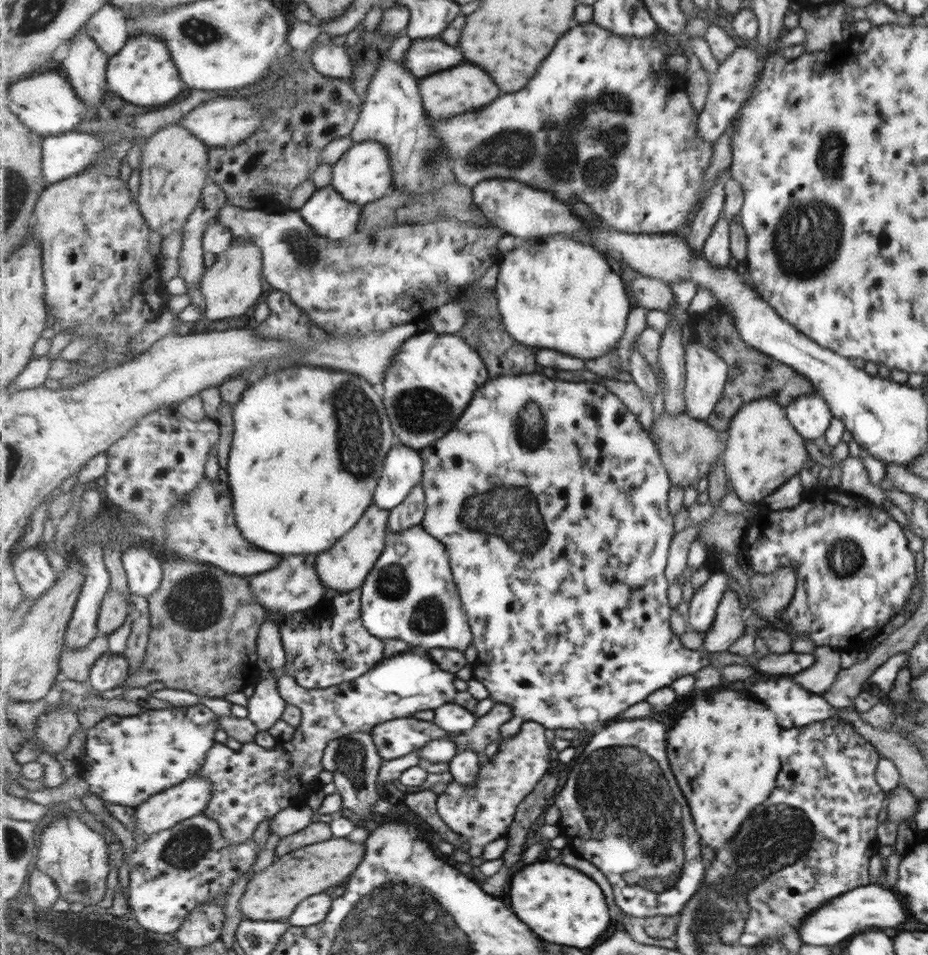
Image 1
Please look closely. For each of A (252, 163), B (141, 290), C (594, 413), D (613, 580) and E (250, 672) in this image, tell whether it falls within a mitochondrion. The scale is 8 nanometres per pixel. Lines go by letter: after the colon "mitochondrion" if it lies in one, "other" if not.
A: other
B: other
C: other
D: other
E: other

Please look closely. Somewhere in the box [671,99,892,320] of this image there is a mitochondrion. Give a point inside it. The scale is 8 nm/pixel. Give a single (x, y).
(806, 238)

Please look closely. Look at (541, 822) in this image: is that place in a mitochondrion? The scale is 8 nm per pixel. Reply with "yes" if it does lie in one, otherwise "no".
no

